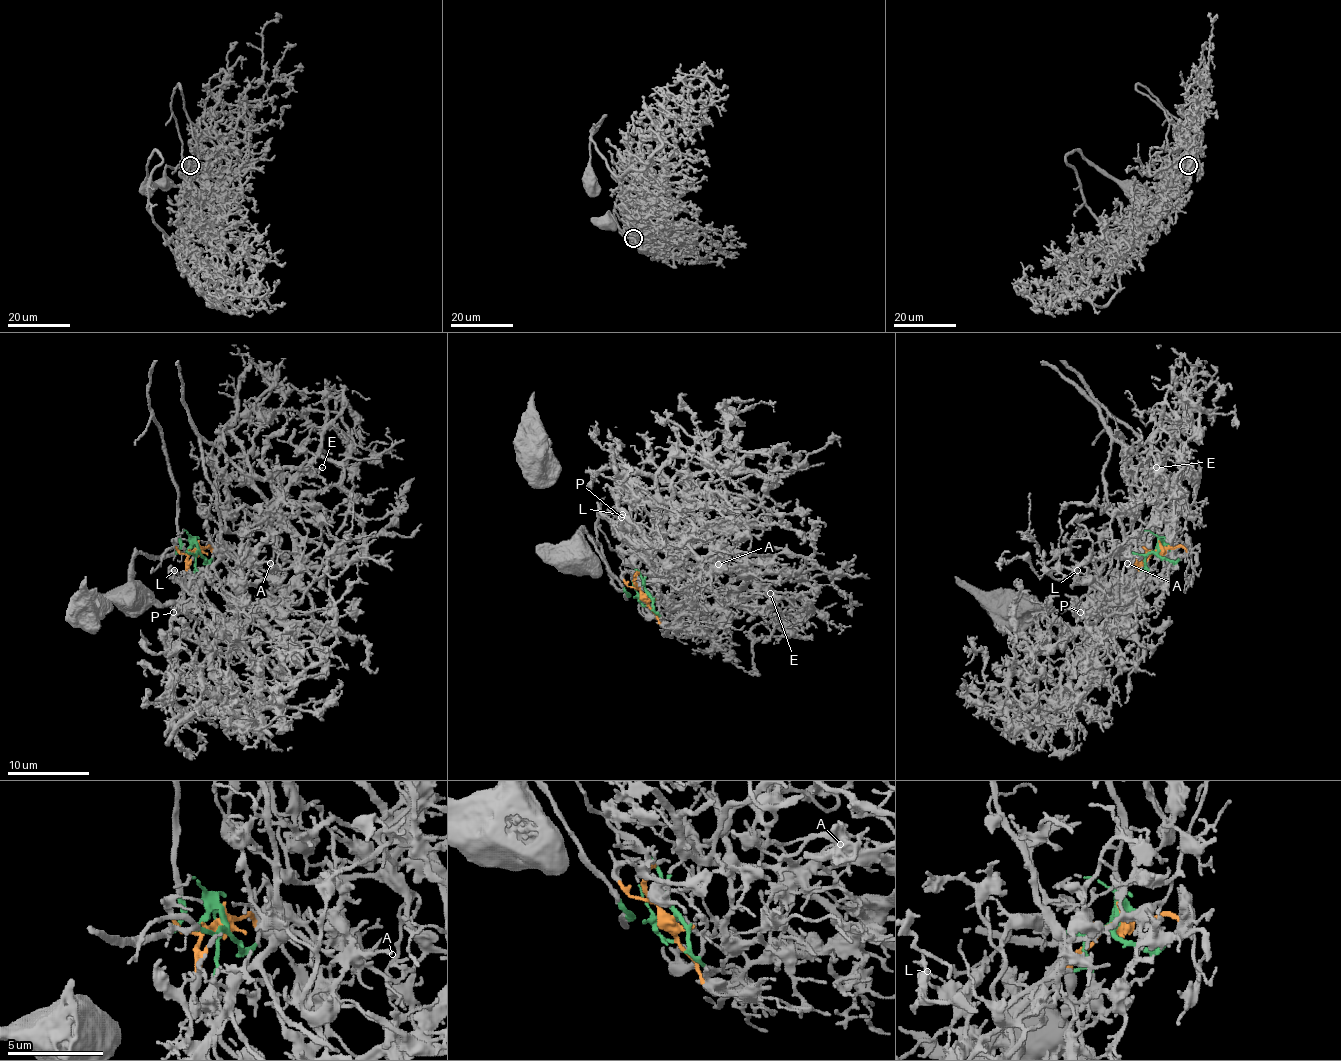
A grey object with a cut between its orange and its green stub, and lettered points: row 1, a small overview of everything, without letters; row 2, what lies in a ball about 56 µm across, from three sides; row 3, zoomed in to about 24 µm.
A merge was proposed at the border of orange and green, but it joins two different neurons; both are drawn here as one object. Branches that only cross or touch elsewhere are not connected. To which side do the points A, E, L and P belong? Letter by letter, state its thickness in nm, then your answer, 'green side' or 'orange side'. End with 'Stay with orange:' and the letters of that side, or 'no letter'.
A: 140 nm thick; green side
E: 160 nm thick; green side
L: 160 nm thick; orange side
P: 140 nm thick; green side
Stay with orange: L

